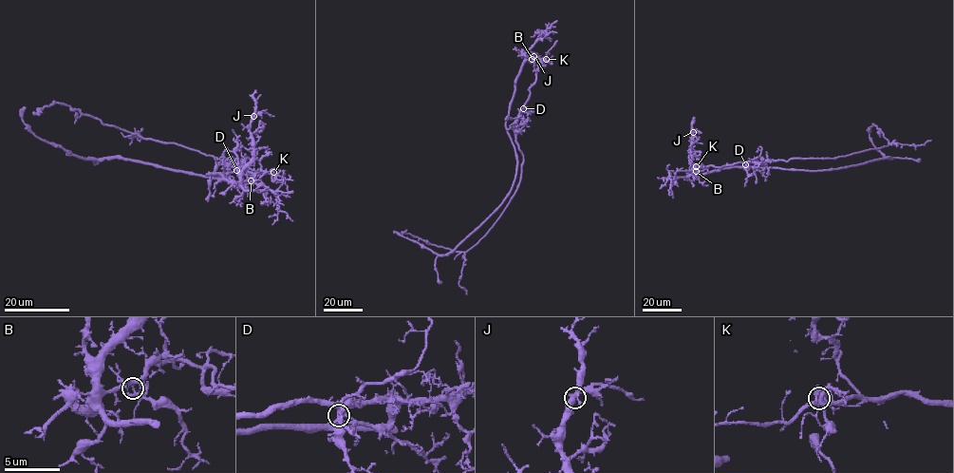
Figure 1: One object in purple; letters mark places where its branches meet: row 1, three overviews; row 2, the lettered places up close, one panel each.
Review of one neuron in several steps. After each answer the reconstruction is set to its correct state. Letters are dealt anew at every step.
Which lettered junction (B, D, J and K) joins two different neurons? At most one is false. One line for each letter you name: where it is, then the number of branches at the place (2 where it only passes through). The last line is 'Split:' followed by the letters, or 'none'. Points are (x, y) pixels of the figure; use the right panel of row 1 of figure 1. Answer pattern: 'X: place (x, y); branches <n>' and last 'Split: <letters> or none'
B: place (696, 171); branches 5
Split: B

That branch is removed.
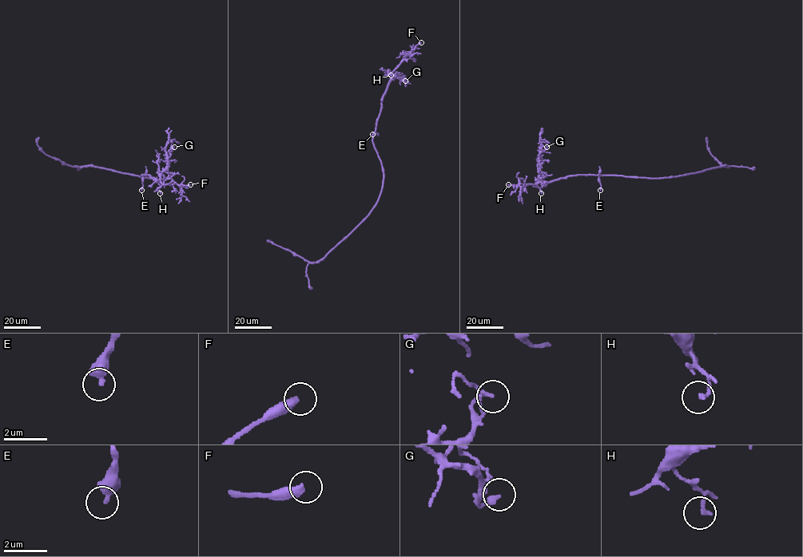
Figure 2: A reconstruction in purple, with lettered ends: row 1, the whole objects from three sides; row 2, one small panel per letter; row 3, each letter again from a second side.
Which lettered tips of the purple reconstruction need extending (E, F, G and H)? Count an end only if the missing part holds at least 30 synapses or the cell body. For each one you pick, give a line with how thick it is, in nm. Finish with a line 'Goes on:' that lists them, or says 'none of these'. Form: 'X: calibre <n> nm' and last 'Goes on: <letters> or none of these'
F: calibre 400 nm
Goes on: F

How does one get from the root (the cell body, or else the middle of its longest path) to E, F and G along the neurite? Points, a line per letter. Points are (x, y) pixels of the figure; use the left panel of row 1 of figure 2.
E: (151, 178), (141, 175), (141, 190)
F: (151, 178), (141, 175), (149, 175), (162, 184), (190, 184)
G: (151, 178), (141, 175), (149, 175), (159, 181), (160, 173), (167, 166), (167, 152), (174, 147)

